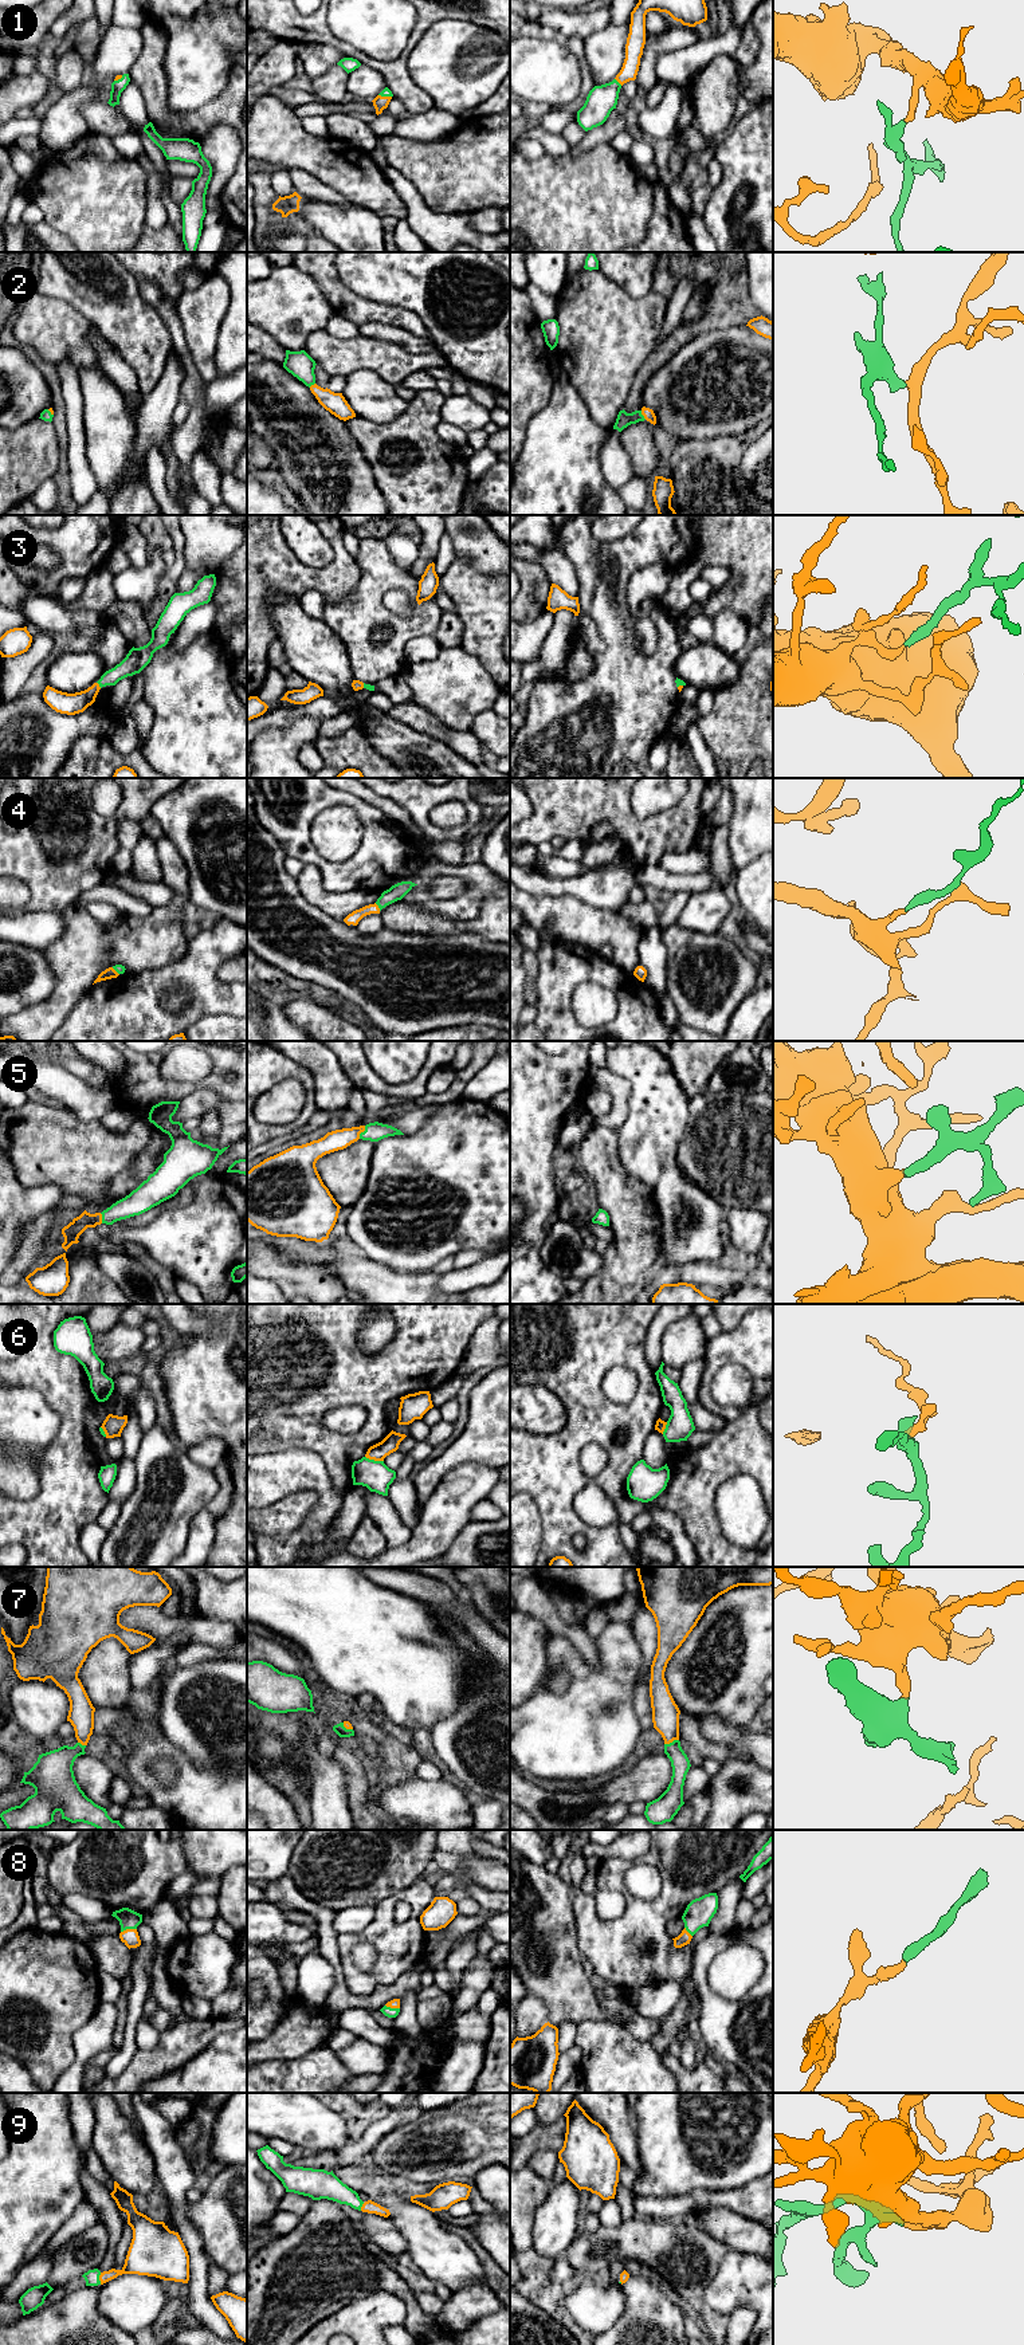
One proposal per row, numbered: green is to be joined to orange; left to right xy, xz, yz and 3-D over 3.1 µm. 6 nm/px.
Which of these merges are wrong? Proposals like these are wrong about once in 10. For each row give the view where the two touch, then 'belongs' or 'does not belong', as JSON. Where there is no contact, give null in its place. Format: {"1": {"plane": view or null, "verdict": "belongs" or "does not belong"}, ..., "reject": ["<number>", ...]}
{"1": {"plane": "yz", "verdict": "belongs"}, "2": {"plane": "yz", "verdict": "belongs"}, "3": {"plane": "xy", "verdict": "belongs"}, "4": {"plane": "xz", "verdict": "belongs"}, "5": {"plane": "xz", "verdict": "belongs"}, "6": {"plane": "xz", "verdict": "does not belong"}, "7": {"plane": "yz", "verdict": "belongs"}, "8": {"plane": "xy", "verdict": "belongs"}, "9": {"plane": "xy", "verdict": "belongs"}, "reject": ["6"]}

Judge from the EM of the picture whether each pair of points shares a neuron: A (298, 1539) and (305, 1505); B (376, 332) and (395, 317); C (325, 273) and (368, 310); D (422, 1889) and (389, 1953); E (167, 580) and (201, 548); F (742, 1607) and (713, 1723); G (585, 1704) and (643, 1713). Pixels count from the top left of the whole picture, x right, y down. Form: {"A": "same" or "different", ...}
{"A": "different", "B": "different", "C": "same", "D": "same", "E": "different", "F": "different", "G": "different"}

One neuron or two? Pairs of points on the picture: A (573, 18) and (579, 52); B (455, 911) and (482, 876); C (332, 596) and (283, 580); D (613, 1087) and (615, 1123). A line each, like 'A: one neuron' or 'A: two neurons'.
A: two neurons
B: one neuron
C: one neuron
D: one neuron

